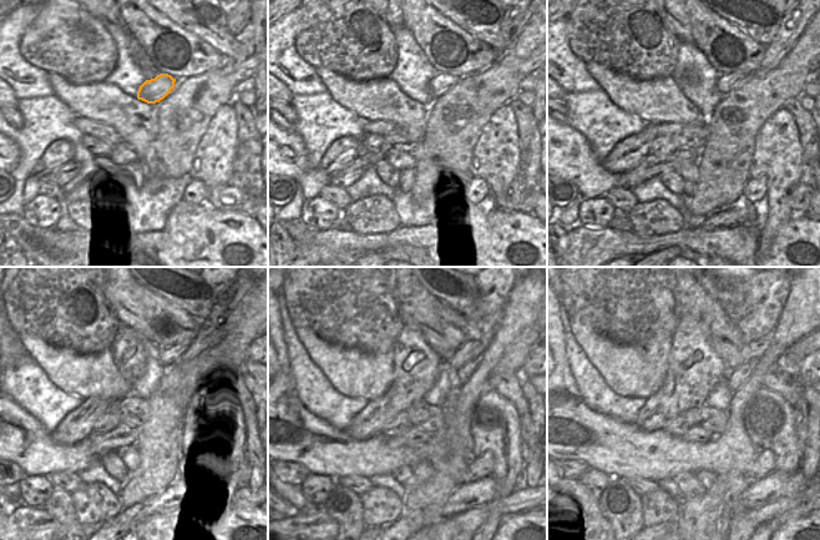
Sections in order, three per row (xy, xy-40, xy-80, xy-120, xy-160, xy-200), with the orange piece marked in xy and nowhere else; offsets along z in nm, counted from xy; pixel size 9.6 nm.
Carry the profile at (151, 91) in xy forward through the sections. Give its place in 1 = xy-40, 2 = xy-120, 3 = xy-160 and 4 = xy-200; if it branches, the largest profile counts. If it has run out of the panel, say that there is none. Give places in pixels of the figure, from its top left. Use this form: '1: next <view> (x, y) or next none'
1: next xy-40 (443, 82)
2: next xy-120 (168, 357)
3: next xy-160 (471, 349)
4: next xy-200 (752, 351)

